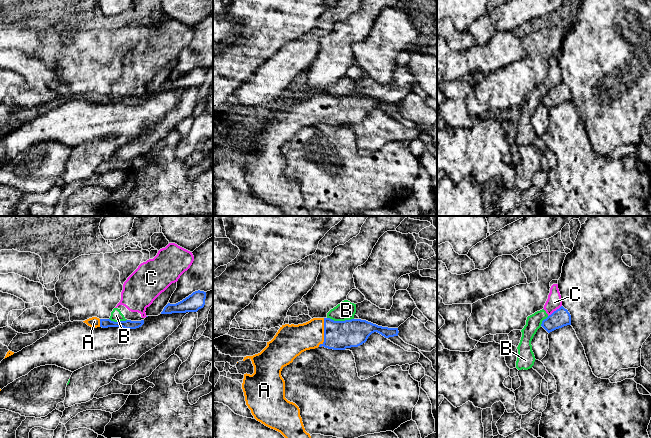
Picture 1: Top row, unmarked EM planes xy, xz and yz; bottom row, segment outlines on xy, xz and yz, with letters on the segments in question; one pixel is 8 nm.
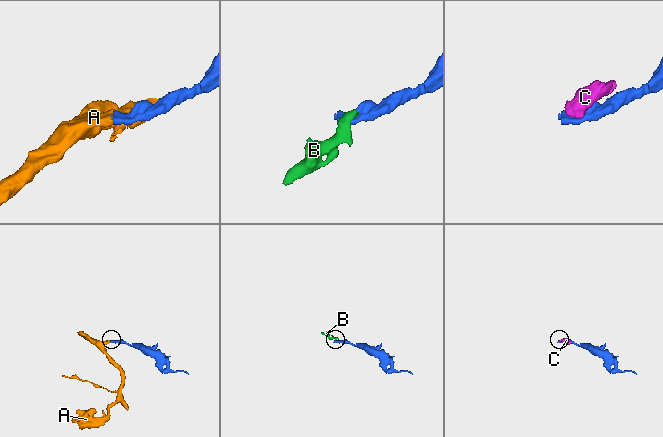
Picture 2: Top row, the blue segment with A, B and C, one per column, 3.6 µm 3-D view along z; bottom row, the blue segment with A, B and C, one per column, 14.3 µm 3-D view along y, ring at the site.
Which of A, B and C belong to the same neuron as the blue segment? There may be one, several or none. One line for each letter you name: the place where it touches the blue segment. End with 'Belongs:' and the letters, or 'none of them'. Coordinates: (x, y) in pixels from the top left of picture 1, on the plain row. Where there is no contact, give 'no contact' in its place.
A: contact xz (324, 108)
Belongs: A

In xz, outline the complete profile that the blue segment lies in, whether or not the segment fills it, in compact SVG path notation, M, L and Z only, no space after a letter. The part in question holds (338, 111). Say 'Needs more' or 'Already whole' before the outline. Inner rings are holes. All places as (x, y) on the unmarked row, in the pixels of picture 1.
Needs more. M313 94L303 100L285 100L280 103L274 114L258 130L244 133L250 135L254 149L244 150L242 165L246 181L254 194L265 202L280 208L287 216L311 216L305 207L299 183L285 174L285 157L281 152L282 145L293 138L302 128L318 123L333 126L345 126L358 123L365 119L368 113L377 108L385 114L398 112L398 104L378 102L361 95L334 97L330 94Z

